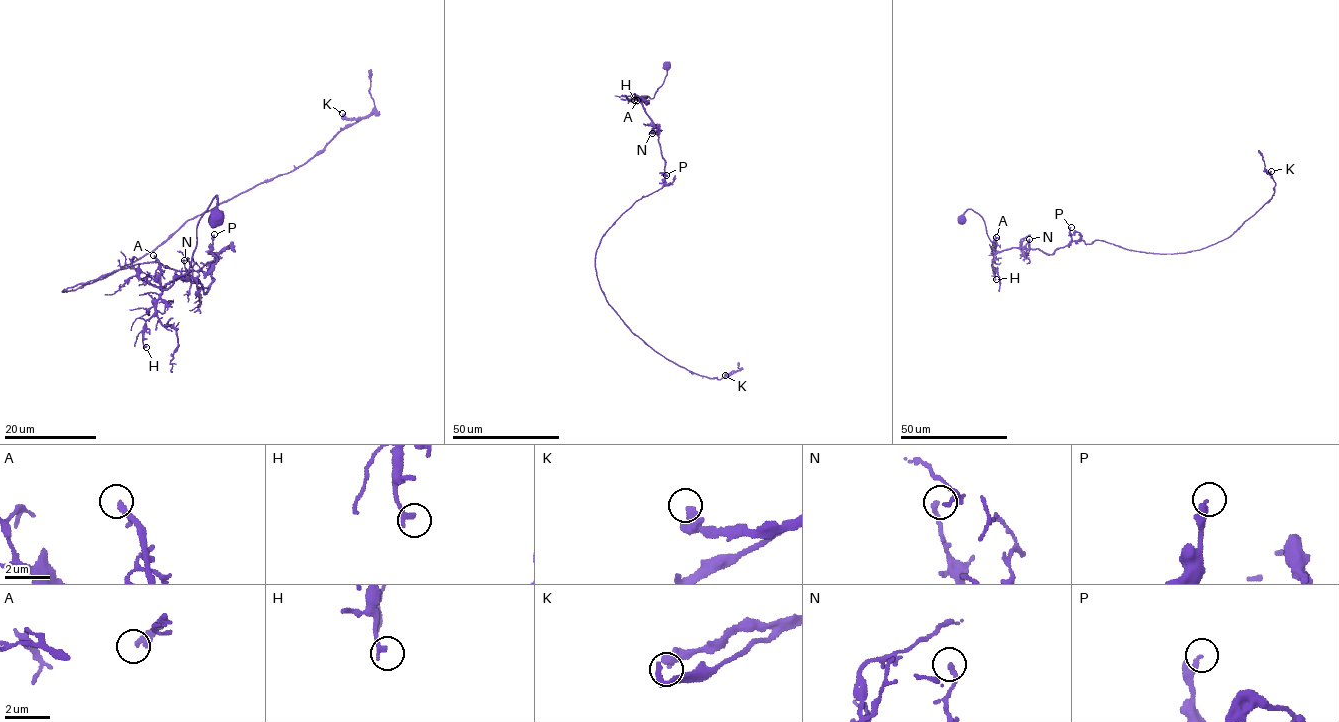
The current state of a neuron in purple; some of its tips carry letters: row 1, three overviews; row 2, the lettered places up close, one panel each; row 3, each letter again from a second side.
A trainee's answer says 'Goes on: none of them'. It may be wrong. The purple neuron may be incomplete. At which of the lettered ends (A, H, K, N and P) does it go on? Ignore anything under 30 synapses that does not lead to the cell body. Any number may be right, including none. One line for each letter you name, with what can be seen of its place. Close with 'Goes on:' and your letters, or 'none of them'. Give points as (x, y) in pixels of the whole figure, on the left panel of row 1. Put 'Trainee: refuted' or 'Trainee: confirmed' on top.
Trainee: refuted
A: place (153, 255)
Goes on: A

